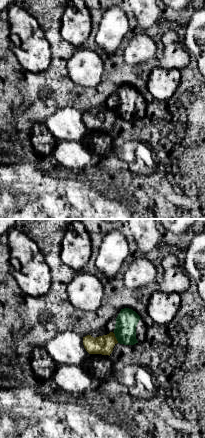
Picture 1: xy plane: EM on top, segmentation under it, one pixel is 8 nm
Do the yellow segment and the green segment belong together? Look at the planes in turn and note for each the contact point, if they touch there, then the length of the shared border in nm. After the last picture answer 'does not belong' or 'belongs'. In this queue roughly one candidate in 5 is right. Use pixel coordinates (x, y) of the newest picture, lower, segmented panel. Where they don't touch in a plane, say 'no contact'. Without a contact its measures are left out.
contact (115, 338); length 90 nm

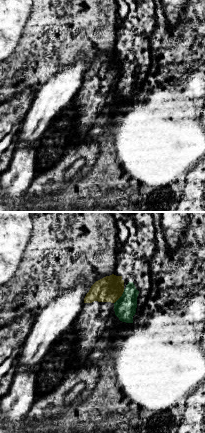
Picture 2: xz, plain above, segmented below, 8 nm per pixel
contact (121, 295); length 150 nm

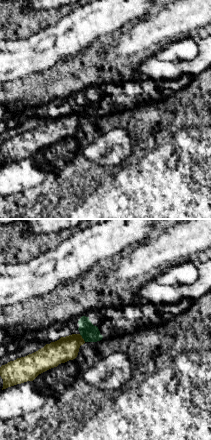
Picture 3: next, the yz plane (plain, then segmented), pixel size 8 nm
contact (82, 338); length 80 nm

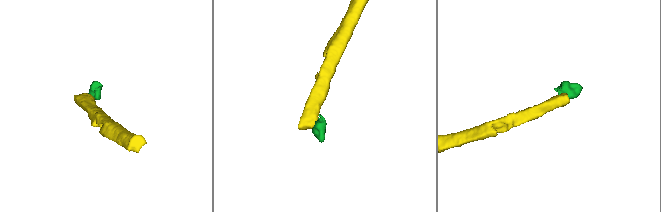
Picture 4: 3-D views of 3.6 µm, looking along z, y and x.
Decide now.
does not belong

